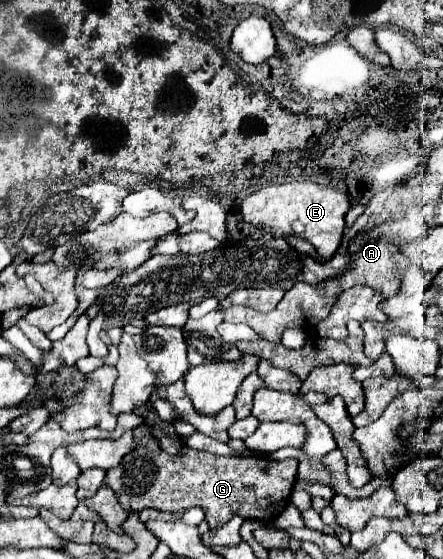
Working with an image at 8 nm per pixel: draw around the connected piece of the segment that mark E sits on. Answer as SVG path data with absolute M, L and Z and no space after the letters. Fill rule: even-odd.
M284 182L260 188L258 192L246 196L240 204L240 214L246 222L256 228L276 230L282 238L290 240L292 246L300 246L302 254L326 262L330 260L344 234L344 216L350 208L348 196L316 182Z

